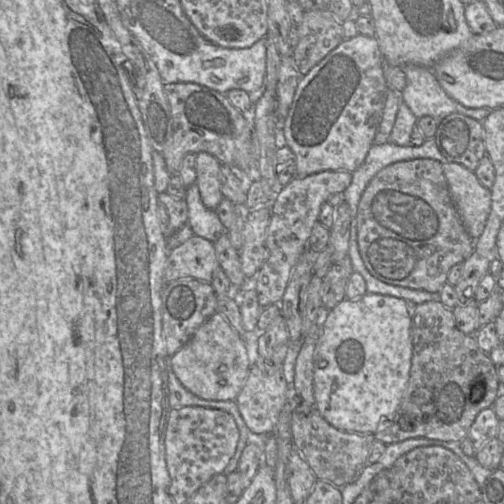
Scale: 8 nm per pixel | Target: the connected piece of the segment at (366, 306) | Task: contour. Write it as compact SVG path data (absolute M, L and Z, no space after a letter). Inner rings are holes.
M368 292L356 299L345 298L324 315L324 323L314 352L314 397L316 409L329 424L342 432L371 433L374 435L386 418L393 416L393 413L396 412L402 402L410 379L412 355L412 311L409 303L402 298ZM322 360L327 362L325 368L320 368L318 365Z

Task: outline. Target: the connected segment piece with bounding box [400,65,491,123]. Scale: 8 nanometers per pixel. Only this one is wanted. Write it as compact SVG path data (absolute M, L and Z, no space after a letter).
M406 65L402 69L406 76L406 86L400 93L401 102L406 104L418 119L423 116L431 116L437 123L440 123L446 116L459 113L482 122L491 112L491 109L488 108L468 108L452 99L440 86L430 68Z

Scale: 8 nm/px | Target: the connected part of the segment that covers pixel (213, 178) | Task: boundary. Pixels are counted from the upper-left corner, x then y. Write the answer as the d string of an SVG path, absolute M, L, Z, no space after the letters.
M207 152L195 154L195 183L203 205L214 210L223 198L220 191L219 171L221 163Z

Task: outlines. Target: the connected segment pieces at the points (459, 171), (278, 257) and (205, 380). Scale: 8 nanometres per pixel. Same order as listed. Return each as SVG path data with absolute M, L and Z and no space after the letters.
M444 163L442 169L460 220L476 240L483 233L490 213L491 191L481 185L473 171L461 164Z
M322 171L305 177L294 177L283 186L270 205L270 222L266 233L266 259L255 275L255 290L259 304L265 308L279 304L286 290L292 270L307 248L320 208L328 198L343 193L350 185L352 173L347 171Z
M218 311L170 358L170 364L186 389L199 398L214 401L235 401L250 372L247 348L241 335Z

